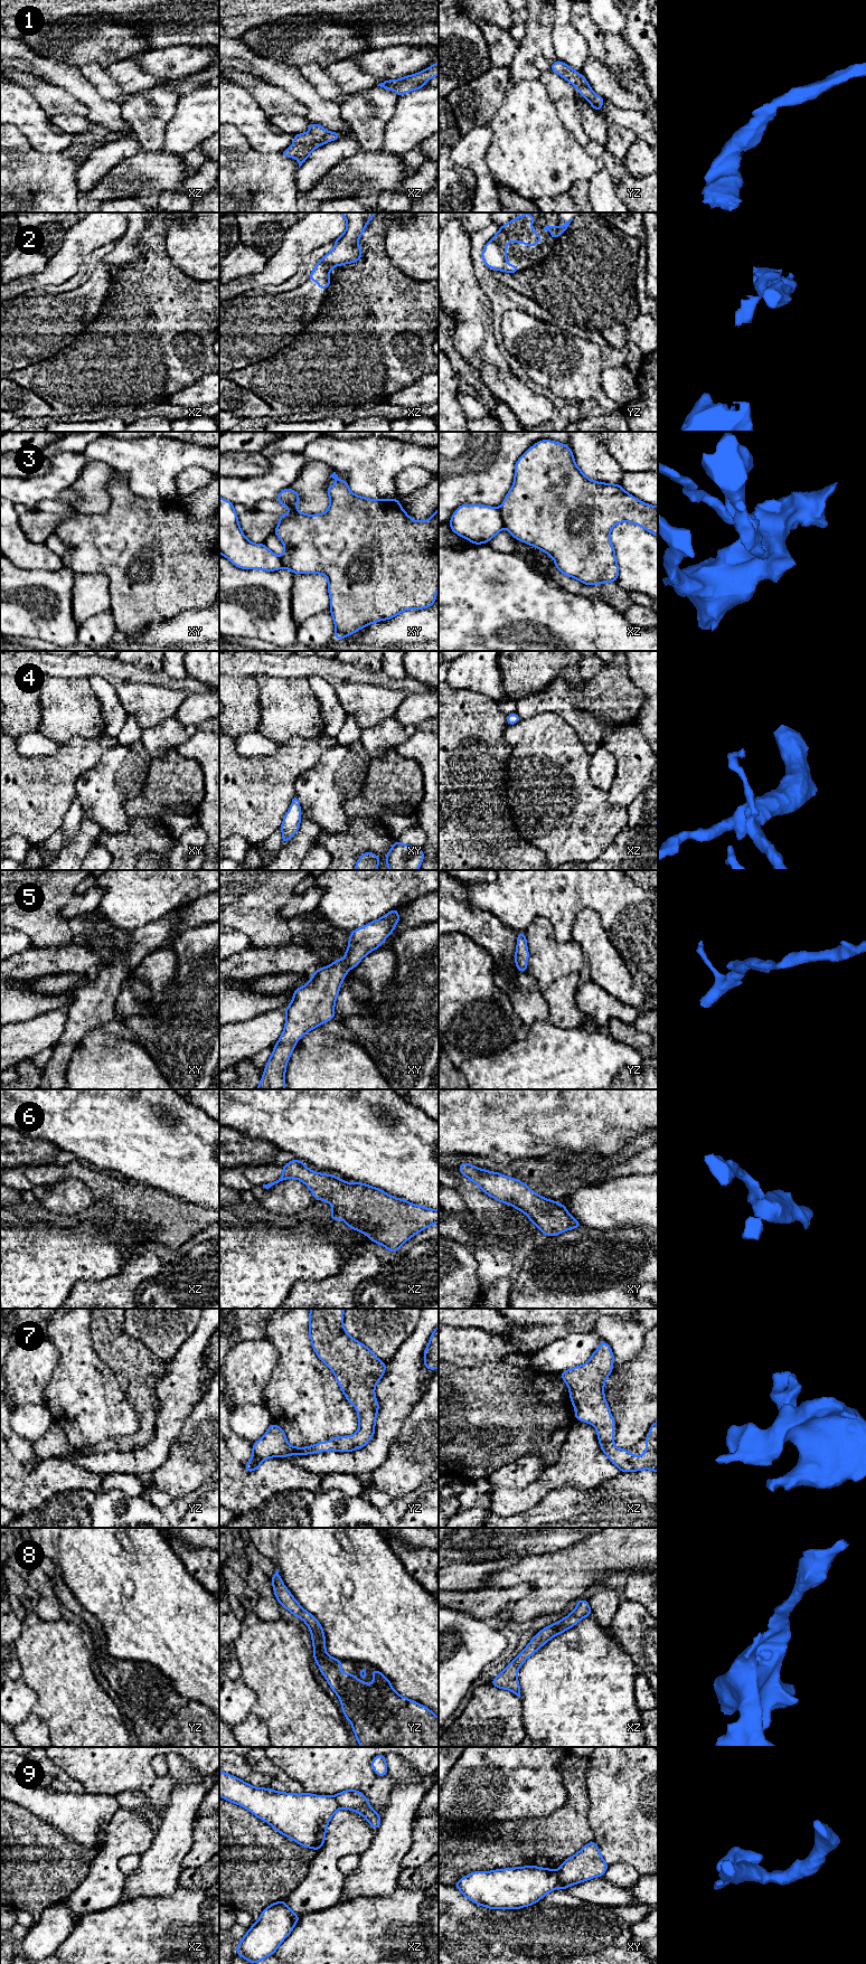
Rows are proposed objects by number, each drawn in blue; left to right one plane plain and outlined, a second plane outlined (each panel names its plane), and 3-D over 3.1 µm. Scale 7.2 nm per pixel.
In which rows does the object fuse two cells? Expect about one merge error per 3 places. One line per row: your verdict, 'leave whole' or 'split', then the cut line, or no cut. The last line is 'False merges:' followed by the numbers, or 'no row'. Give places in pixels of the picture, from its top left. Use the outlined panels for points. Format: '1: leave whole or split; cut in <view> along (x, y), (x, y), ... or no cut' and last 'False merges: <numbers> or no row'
1: leave whole; no cut
2: leave whole; no cut
3: split; cut in xz along (498, 509), (505, 527)
4: leave whole; no cut
5: leave whole; no cut
6: leave whole; no cut
7: leave whole; no cut
8: leave whole; no cut
9: split; cut in xy along (556, 1870), (558, 1887)
False merges: 3, 9

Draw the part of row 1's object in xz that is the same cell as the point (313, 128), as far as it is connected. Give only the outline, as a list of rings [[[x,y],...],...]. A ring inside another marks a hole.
[[[310,123],[309,131],[294,135],[293,144],[282,154],[286,158],[296,158],[300,168],[318,147],[339,138],[340,133],[328,132],[323,126]]]

